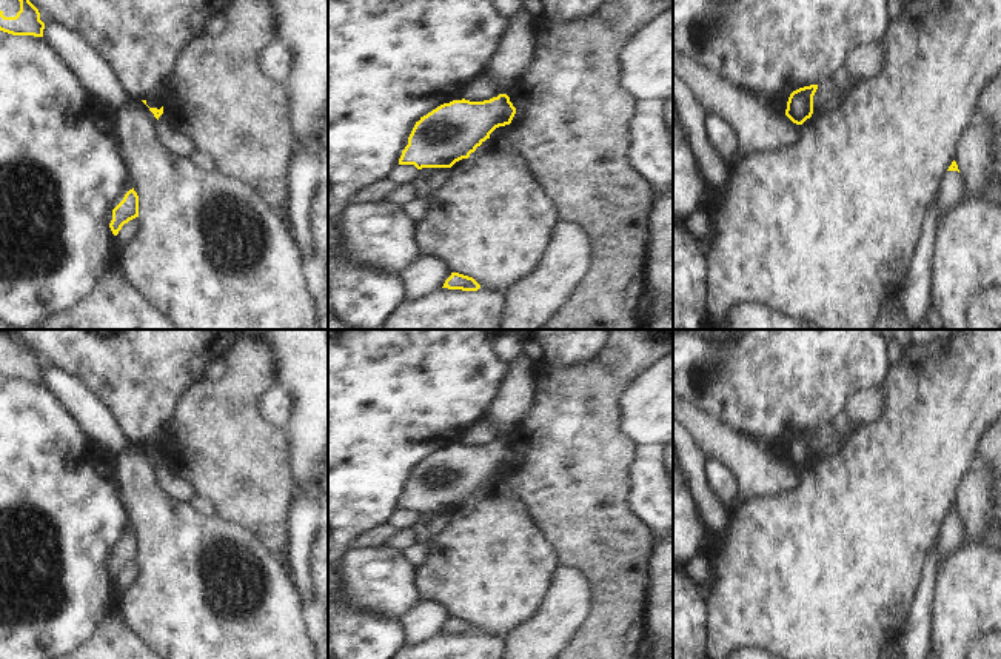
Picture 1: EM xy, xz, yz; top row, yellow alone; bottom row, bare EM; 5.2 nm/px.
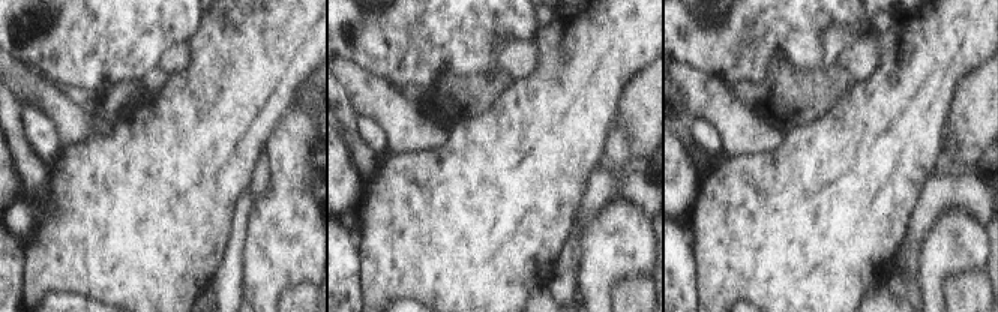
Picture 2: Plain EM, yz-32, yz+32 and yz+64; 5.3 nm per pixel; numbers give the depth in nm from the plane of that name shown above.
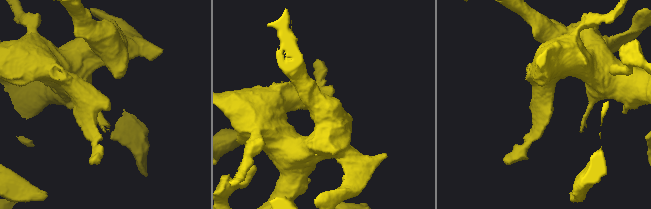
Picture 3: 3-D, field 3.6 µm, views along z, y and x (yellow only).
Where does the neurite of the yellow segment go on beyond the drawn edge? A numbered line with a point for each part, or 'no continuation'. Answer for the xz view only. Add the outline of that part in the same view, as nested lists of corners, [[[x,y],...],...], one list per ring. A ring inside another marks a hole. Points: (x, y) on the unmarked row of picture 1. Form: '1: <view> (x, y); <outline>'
no continuation

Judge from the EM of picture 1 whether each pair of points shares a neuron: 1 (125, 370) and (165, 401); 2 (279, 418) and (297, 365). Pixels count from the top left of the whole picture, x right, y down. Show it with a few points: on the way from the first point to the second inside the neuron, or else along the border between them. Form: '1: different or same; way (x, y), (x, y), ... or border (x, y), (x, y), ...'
1: same; way (134, 370), (156, 391)
2: different; border (277, 384), (293, 398), (293, 414), (287, 427)

